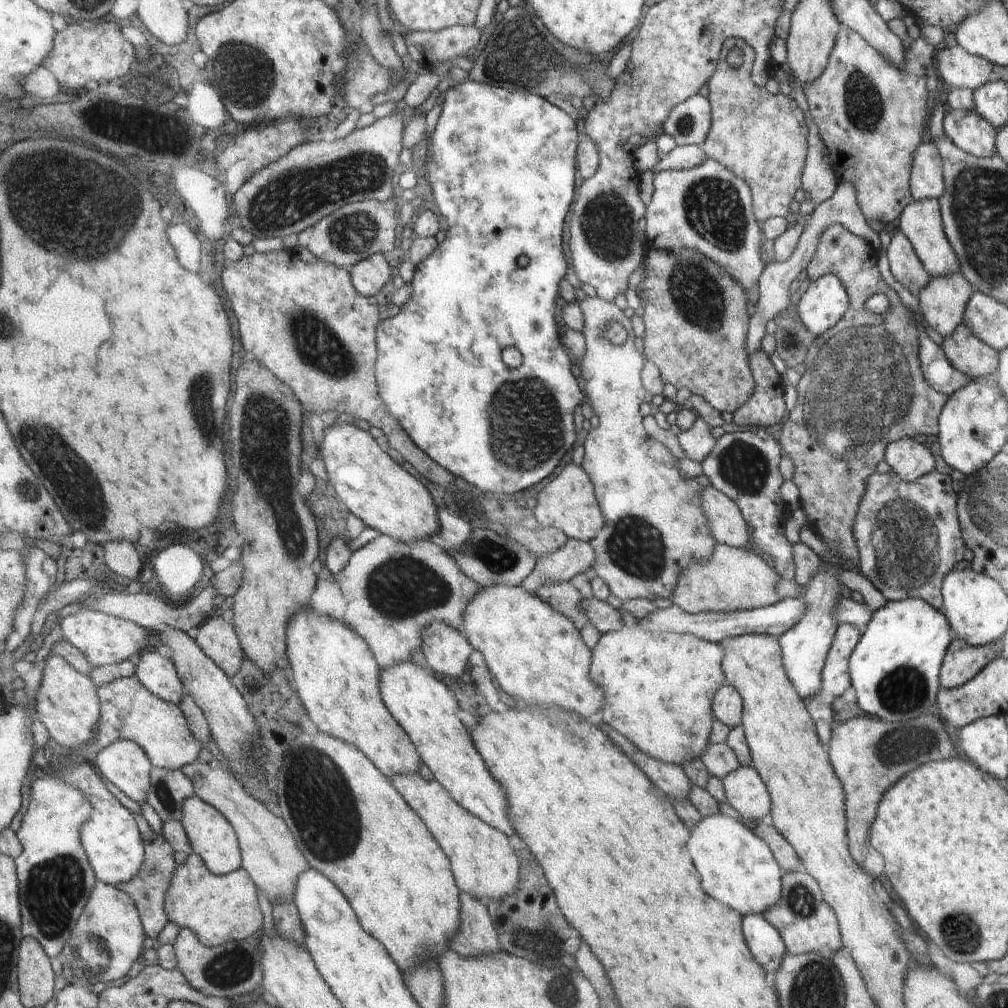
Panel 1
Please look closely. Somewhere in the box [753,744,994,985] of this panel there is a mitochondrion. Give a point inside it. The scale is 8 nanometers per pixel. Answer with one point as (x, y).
(967, 939)

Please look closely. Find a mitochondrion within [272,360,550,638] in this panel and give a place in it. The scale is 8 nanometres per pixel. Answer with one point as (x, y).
(401, 587)

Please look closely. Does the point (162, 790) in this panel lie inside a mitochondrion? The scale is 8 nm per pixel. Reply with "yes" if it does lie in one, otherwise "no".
yes

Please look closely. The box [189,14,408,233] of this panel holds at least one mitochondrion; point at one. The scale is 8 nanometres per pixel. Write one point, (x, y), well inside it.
(244, 73)

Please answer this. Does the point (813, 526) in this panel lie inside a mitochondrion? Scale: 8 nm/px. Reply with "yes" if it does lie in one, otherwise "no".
no

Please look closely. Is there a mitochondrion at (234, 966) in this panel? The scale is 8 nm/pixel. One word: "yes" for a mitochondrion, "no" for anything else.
yes

